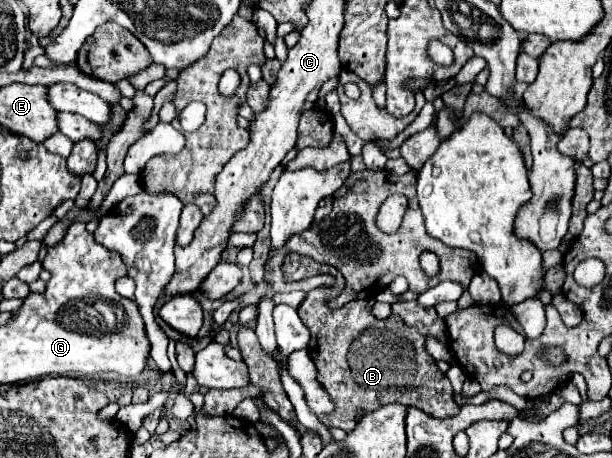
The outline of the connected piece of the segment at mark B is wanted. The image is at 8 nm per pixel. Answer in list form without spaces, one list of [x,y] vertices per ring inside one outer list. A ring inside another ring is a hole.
[[[322,266],[320,272],[332,274],[336,284],[332,288],[316,288],[308,292],[298,308],[302,322],[312,334],[308,352],[316,366],[316,378],[334,404],[334,412],[330,412],[330,416],[320,416],[318,420],[328,428],[336,426],[350,432],[356,424],[354,412],[368,414],[392,402],[420,408],[434,418],[450,418],[458,414],[452,386],[442,380],[436,360],[426,352],[424,336],[416,328],[406,326],[400,316],[392,314],[386,320],[378,320],[372,314],[372,298],[352,300],[338,310],[330,310],[326,302],[344,290],[346,280],[332,266]]]

